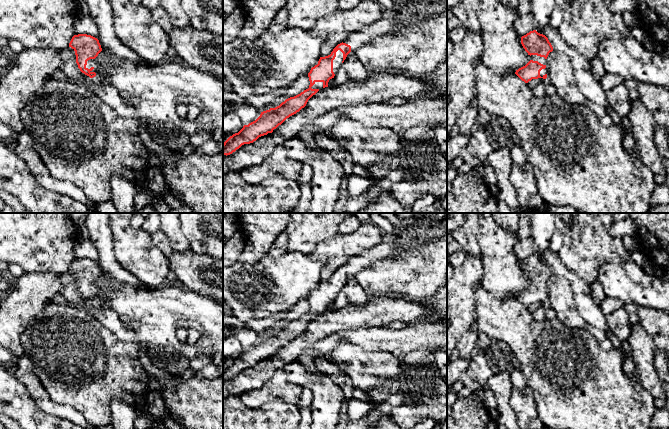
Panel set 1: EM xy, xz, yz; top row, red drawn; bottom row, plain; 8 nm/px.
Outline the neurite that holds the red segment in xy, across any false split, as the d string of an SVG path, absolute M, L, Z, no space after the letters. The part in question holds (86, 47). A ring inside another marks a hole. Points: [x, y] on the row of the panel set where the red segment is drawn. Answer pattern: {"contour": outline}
{"contour": "M74 35L69 43L75 51L76 63L82 73L93 78L96 76L95 58L102 51L99 40L91 35Z"}

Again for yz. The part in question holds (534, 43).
{"contour": "M536 30L521 37L521 44L530 56L530 61L516 70L515 74L525 83L532 79L547 78L547 57L553 51L548 38Z"}

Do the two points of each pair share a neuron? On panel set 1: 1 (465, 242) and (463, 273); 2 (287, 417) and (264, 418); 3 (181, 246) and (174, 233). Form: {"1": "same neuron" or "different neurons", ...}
{"1": "different neurons", "2": "same neuron", "3": "same neuron"}

